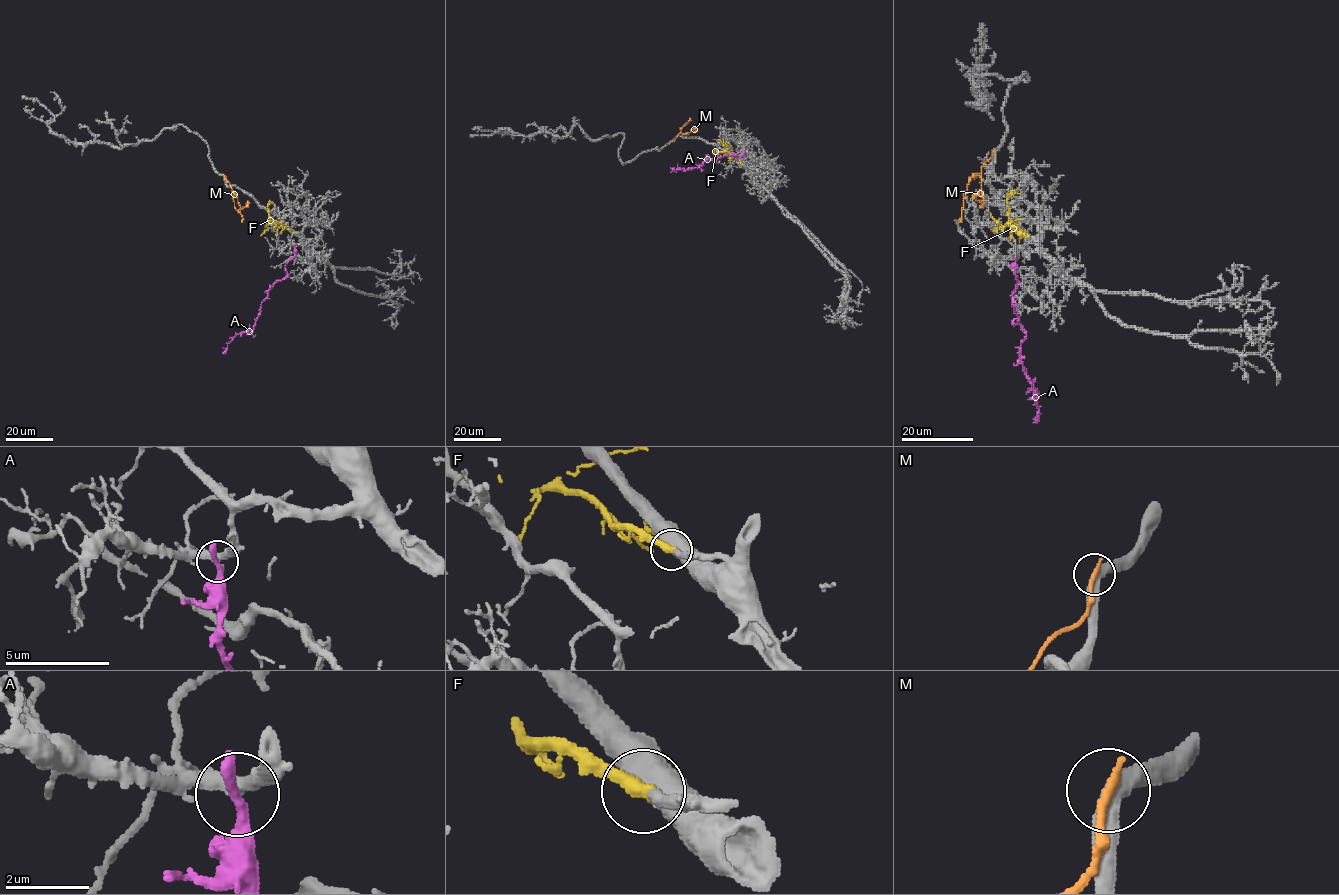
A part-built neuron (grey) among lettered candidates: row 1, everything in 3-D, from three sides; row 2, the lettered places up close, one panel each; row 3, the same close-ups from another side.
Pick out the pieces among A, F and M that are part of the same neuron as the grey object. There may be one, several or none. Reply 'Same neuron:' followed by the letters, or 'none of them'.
Same neuron: F

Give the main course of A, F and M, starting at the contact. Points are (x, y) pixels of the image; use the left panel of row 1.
A: (295, 246), (294, 255), (285, 265), (287, 276), (270, 289), (253, 329), (237, 334), (222, 354)
F: (292, 231), (270, 220), (267, 206), (271, 203)
M: (224, 175), (236, 194), (241, 222)

